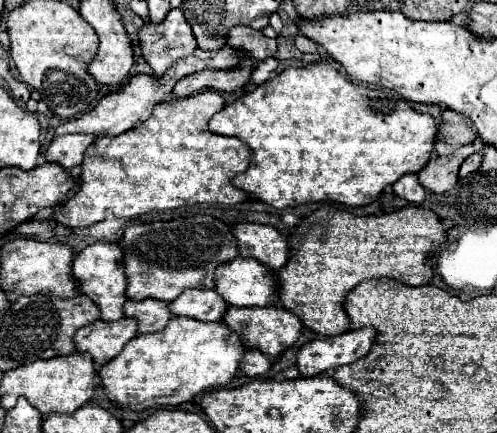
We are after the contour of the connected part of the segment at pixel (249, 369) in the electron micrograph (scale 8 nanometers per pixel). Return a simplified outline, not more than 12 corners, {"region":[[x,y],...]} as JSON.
{"region":[[247,350],[239,362],[245,376],[263,376],[271,368],[259,350]]}

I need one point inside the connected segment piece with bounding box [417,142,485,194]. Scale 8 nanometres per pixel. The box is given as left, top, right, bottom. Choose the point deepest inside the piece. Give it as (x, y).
(440, 175)

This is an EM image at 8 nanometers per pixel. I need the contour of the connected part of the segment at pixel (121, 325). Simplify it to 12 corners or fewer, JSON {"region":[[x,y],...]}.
{"region":[[95,320],[75,332],[75,350],[107,364],[137,336],[137,320]]}

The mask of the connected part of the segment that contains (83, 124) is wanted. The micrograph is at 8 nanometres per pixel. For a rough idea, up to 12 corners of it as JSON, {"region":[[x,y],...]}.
{"region":[[227,46],[177,60],[165,74],[135,74],[61,134],[117,136],[143,124],[173,86],[205,68],[237,68]]}

